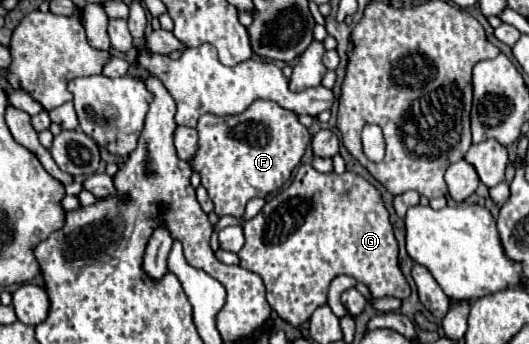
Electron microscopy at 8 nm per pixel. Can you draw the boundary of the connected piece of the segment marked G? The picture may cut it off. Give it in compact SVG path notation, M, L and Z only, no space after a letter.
M301 165L291 185L269 203L265 203L261 213L257 213L255 219L243 225L243 231L245 245L237 253L241 259L239 265L263 279L267 287L269 307L291 327L301 327L309 321L315 309L327 303L327 287L339 275L349 275L365 283L375 299L405 299L411 293L405 277L399 271L399 249L381 195L369 181L365 181L357 173L319 173L311 165Z

